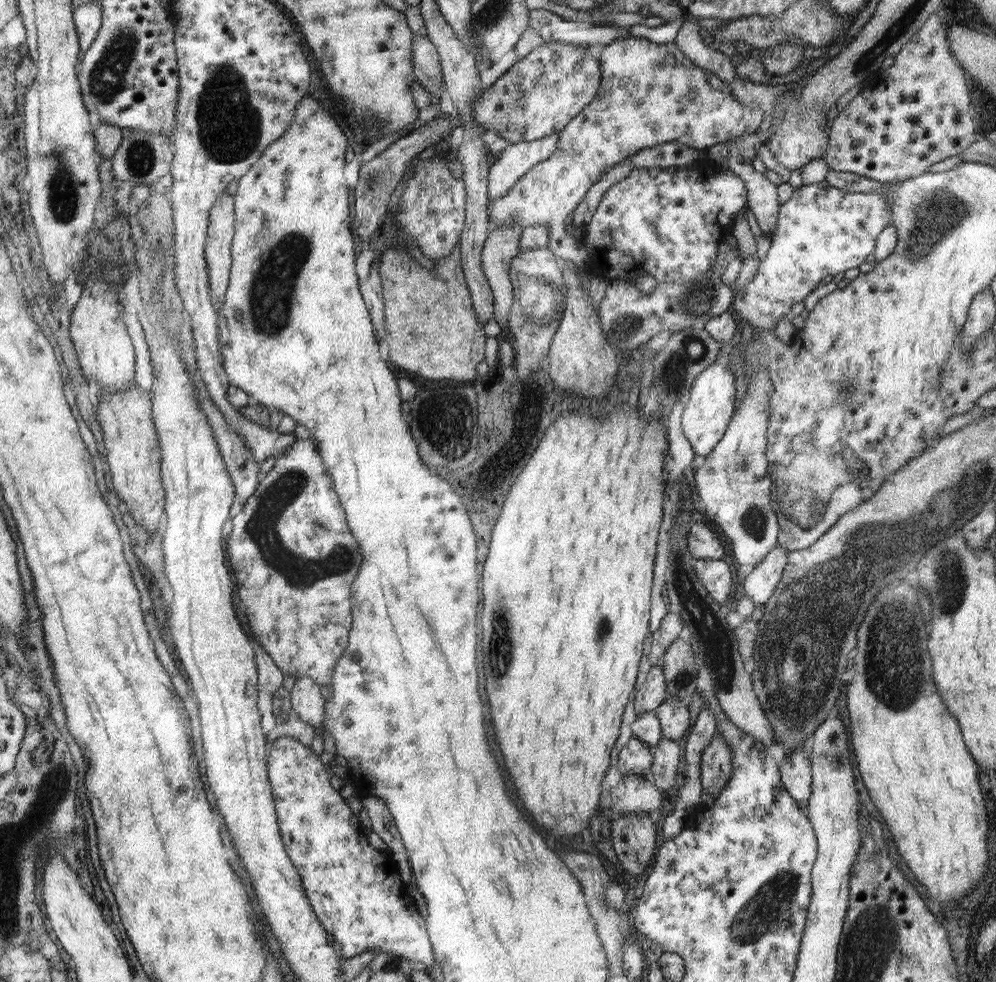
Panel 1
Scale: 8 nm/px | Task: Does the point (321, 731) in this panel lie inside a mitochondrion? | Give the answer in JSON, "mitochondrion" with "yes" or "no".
{"mitochondrion":"no"}

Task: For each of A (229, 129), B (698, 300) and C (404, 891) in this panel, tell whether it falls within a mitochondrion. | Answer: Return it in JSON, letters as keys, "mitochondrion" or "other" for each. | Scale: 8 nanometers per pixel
{"A":"mitochondrion","B":"mitochondrion","C":"other"}

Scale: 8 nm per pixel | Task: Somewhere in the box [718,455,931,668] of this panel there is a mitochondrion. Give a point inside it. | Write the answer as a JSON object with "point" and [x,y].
{"point":[878,558]}

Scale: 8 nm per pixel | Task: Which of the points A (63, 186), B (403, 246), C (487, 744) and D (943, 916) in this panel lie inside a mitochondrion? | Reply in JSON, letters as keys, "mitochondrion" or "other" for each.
{"A":"mitochondrion","B":"other","C":"other","D":"other"}

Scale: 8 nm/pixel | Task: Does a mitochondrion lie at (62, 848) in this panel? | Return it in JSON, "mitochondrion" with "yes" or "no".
{"mitochondrion":"no"}

